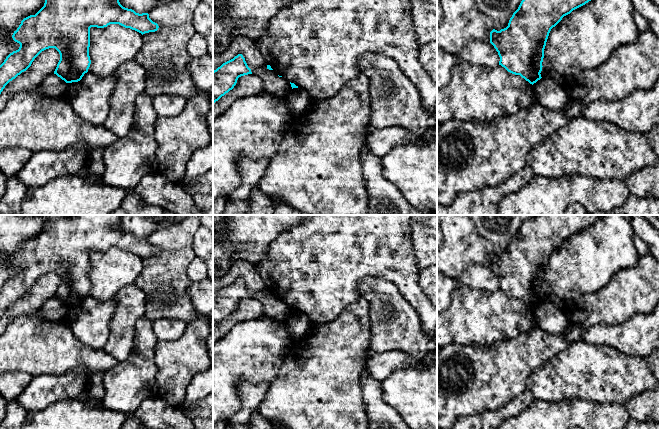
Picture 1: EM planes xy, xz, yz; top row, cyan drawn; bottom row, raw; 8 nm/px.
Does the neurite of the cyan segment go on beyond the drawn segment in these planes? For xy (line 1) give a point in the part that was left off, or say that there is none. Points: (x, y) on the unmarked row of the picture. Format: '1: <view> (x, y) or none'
1: none

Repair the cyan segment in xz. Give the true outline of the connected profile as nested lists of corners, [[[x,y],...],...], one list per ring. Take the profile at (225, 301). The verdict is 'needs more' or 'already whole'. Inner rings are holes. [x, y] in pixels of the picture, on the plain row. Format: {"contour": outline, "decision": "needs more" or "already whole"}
{"contour": [[[238,278],[213,295],[213,328],[234,312],[239,301],[252,298],[245,282]]], "decision": "already whole"}

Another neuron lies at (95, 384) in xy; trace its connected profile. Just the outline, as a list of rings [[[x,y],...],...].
[[[98,372],[89,377],[88,380],[88,390],[89,393],[96,399],[100,401],[103,400],[104,397],[104,387],[103,387],[103,375],[104,372]]]

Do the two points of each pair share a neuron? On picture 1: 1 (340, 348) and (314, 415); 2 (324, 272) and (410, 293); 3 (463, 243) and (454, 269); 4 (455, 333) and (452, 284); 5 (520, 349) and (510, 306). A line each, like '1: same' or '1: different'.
1: same
2: same
3: same
4: different
5: different

